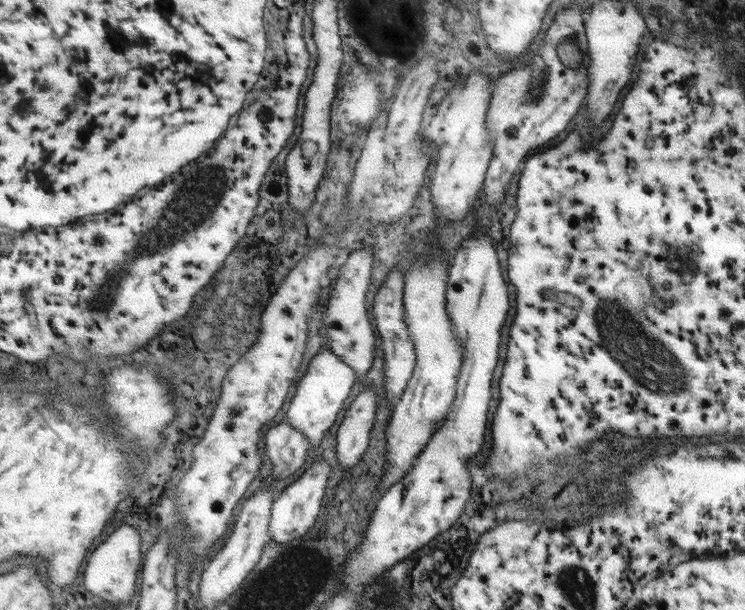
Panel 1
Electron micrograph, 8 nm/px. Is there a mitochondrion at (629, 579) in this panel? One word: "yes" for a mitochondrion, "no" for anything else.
no

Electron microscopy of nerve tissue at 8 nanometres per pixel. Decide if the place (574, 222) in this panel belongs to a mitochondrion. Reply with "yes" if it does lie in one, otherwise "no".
no

